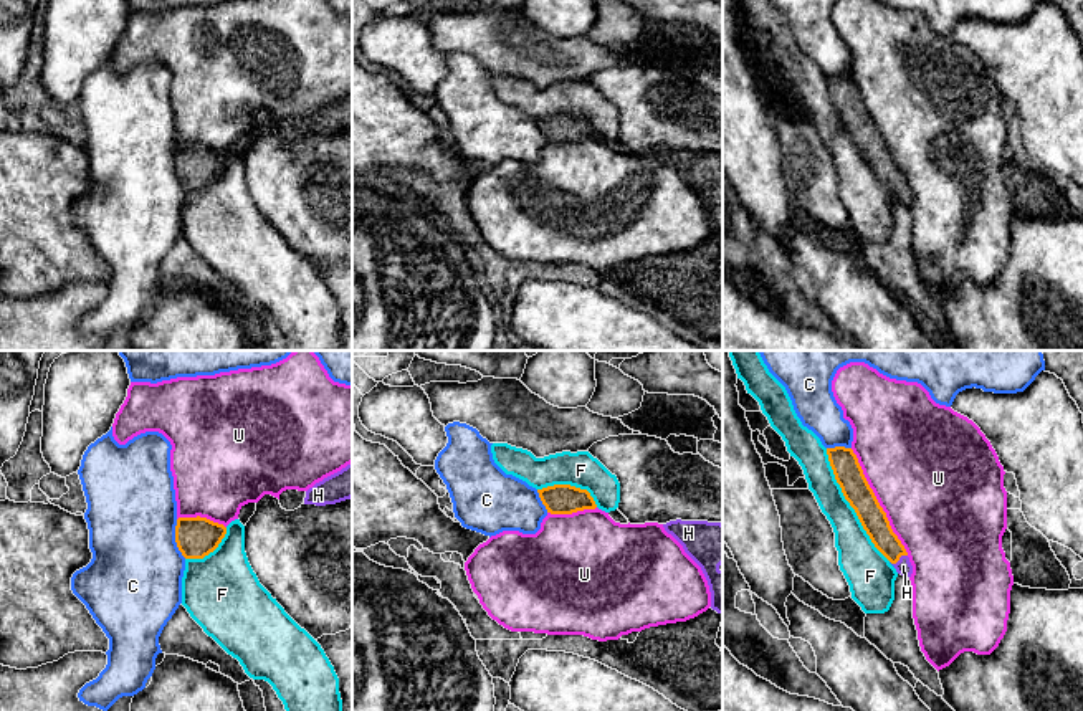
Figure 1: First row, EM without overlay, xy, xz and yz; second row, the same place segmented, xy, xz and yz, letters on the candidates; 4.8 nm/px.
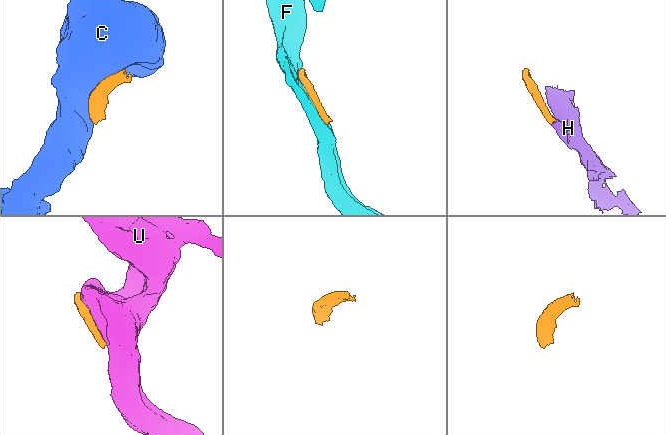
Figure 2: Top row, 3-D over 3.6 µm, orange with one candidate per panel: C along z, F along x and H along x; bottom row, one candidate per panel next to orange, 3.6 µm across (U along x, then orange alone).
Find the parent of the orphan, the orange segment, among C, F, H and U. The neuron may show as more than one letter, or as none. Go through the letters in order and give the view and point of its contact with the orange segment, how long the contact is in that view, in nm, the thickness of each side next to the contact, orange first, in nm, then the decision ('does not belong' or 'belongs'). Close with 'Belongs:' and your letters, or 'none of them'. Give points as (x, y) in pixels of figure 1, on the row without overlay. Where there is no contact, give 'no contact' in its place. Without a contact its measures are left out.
C: xy (176, 169) | 200 nm | 200/460 nm | does not belong
F: yz (850, 134) | 650 nm | 140/190 nm | does not belong
H: yz (900, 186) | 90 nm | 130/80 nm | belongs
U: yz (877, 131) | 600 nm | 140/480 nm | does not belong
Belongs: H

